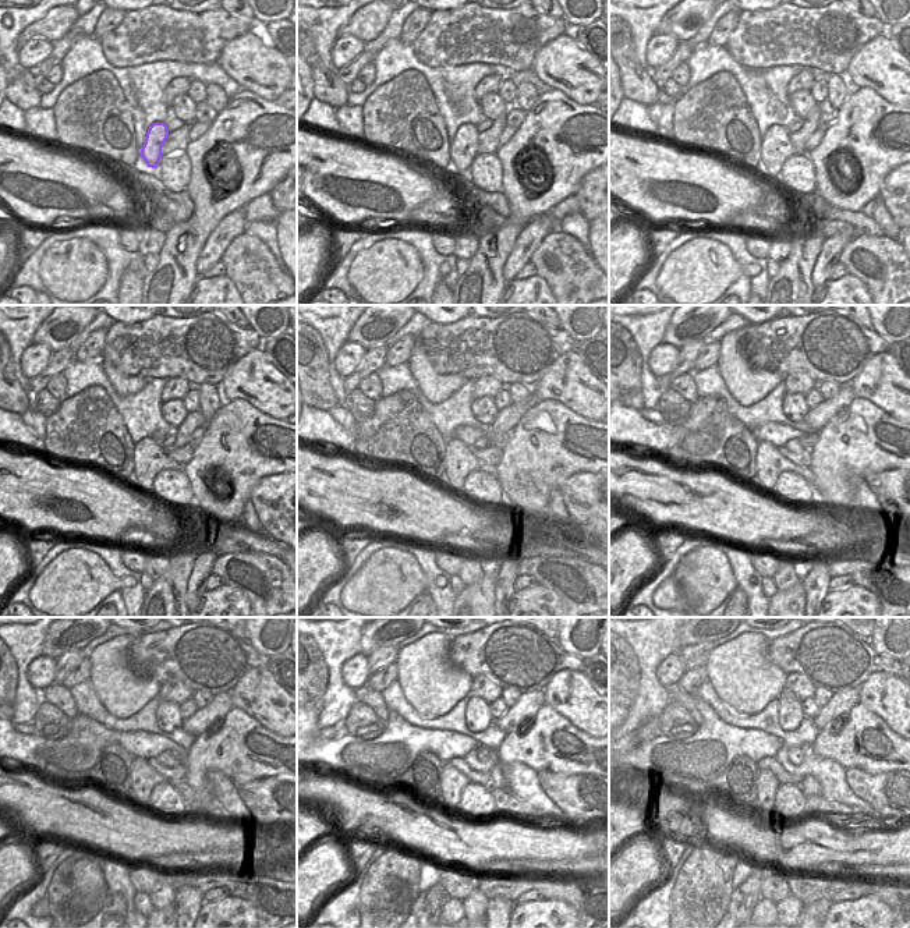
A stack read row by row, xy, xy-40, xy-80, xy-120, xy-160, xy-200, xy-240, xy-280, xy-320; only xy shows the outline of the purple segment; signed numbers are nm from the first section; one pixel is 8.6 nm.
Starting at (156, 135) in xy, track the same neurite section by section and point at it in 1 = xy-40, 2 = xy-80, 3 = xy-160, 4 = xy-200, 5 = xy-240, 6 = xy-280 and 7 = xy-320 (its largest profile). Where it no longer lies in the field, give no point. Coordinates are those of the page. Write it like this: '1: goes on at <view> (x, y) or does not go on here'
1: goes on at xy-40 (463, 149)
2: goes on at xy-80 (775, 145)
3: goes on at xy-160 (460, 461)
4: goes on at xy-200 (769, 463)
5: goes on at xy-240 (144, 778)
6: goes on at xy-280 (453, 782)
7: goes on at xy-320 (767, 785)

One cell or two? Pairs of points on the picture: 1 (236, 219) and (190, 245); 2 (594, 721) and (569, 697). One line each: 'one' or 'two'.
1: two
2: one

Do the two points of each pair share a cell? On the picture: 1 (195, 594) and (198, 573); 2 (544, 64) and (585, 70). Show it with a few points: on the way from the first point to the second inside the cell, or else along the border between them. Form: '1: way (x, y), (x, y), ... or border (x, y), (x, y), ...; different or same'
1: way (195, 588), (198, 578); same
2: way (553, 64), (563, 64), (576, 70); same

